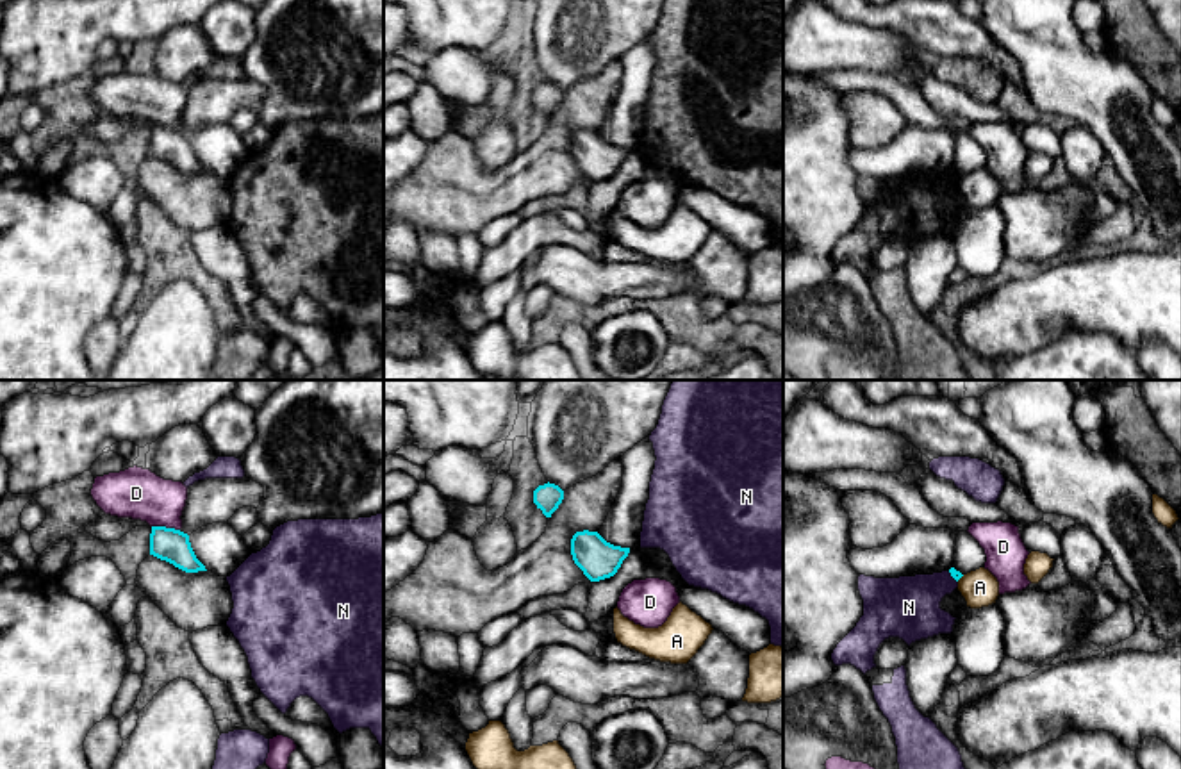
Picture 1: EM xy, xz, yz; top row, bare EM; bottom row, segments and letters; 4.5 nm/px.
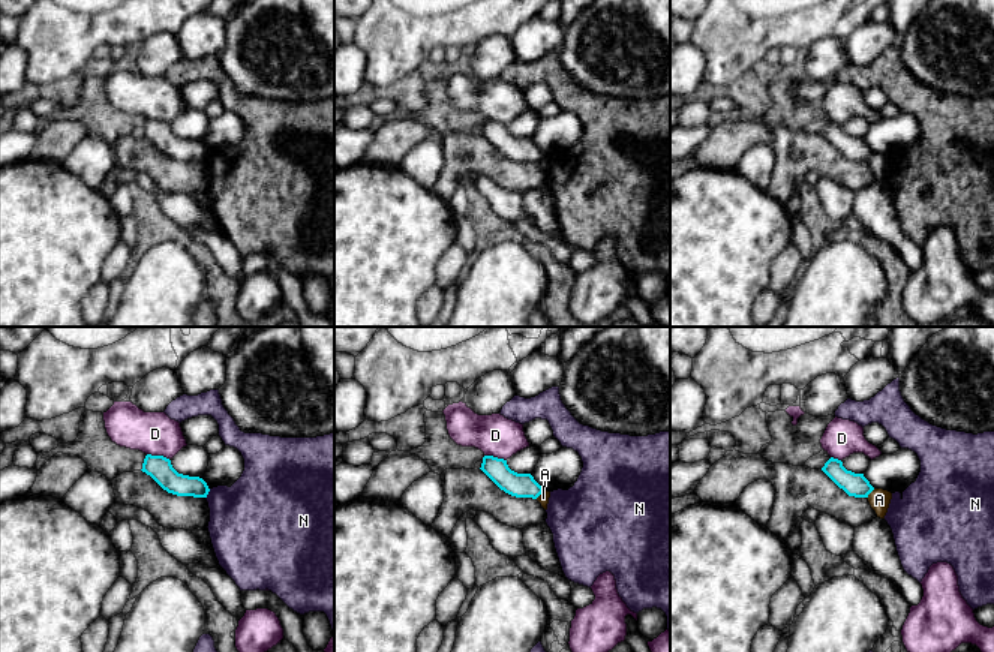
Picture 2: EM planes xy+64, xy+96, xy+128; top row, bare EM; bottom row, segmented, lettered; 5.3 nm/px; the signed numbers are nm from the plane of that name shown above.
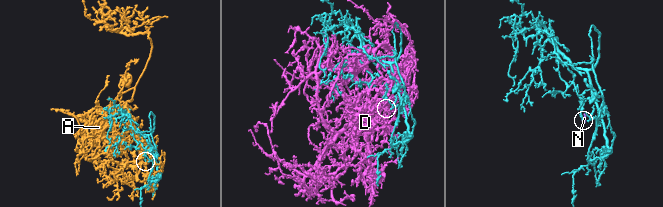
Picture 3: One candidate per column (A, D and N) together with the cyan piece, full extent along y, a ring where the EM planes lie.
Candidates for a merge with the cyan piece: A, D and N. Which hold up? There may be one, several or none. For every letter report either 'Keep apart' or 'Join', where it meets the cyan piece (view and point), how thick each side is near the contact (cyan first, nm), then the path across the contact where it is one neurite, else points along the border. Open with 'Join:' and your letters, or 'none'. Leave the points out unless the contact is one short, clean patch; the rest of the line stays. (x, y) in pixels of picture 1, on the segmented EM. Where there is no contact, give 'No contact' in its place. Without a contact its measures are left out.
Join: none
A: Keep apart. Touches cyan at yz (960, 577). Thickness 50 nm (cyan) against 170 nm. Boundary: yz (964, 575), (957, 580)
D: Keep apart. Touches cyan at xy (166, 529). Thickness 150 nm (cyan) against 220 nm. Boundary: xy (152, 525), (179, 530)
N: Keep apart. Touches cyan at yz (951, 575). Thickness 50 nm (cyan) against 280 nm. Boundary: yz (948, 571), (957, 582)

